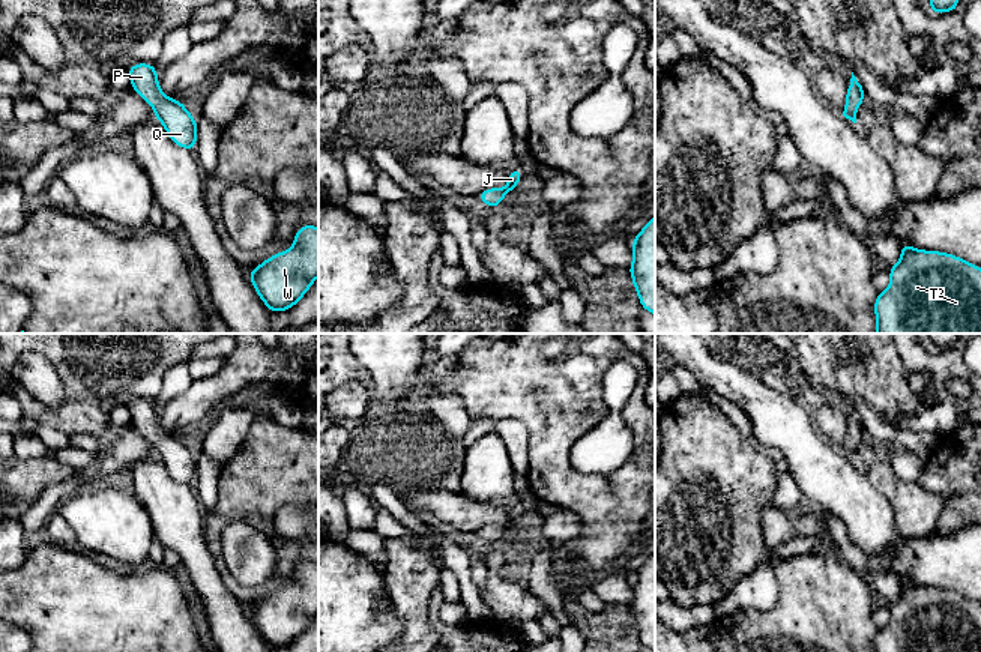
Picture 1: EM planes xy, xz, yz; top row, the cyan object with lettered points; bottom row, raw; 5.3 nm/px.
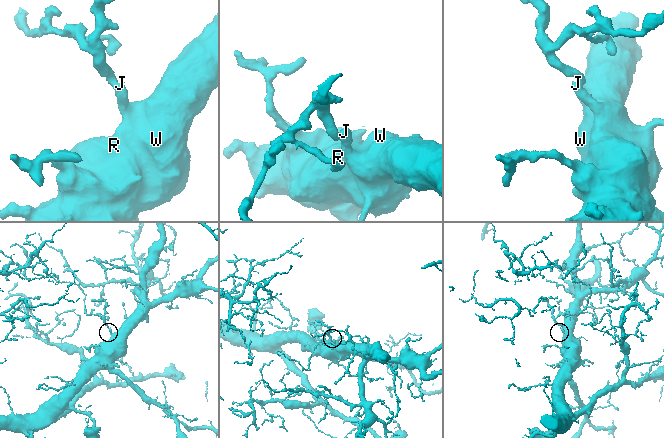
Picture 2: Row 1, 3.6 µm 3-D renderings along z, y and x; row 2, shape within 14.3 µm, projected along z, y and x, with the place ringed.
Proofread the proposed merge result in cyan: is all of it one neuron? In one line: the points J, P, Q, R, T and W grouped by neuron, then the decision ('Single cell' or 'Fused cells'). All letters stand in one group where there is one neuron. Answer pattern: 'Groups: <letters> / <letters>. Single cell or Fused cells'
Groups: J P Q R T W. Single cell

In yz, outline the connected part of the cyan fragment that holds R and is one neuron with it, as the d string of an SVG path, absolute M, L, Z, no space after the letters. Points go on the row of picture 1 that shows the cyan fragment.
M900 243L900 249L900 261L888 267L889 287L874 300L874 334L981 334L981 267L948 252L915 249L907 243Z

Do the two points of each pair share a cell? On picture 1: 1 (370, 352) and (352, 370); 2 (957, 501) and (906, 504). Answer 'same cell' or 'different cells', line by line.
1: different cells
2: different cells

